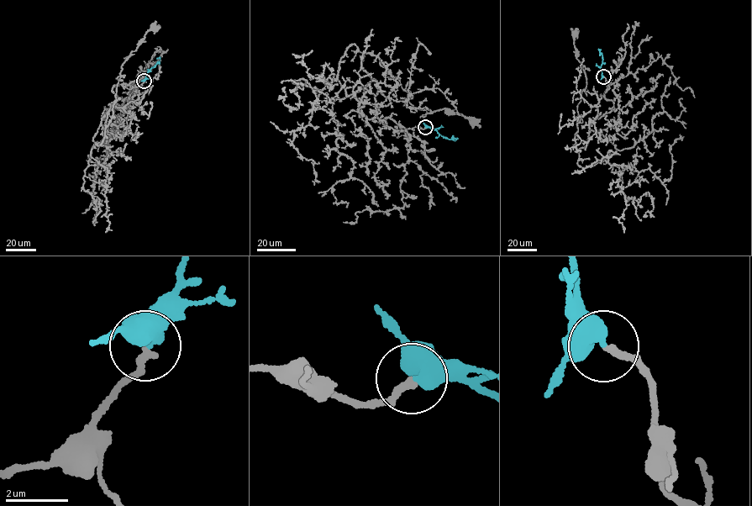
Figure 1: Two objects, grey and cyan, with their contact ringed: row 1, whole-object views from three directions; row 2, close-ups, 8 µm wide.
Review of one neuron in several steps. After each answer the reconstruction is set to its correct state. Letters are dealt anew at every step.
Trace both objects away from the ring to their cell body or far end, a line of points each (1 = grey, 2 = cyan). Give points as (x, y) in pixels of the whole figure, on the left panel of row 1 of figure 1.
1: (144, 81), (128, 89), (114, 86), (116, 103), (108, 104), (104, 124), (113, 116), (122, 65), (155, 27)
2: (144, 81), (148, 71), (160, 60), (157, 58)

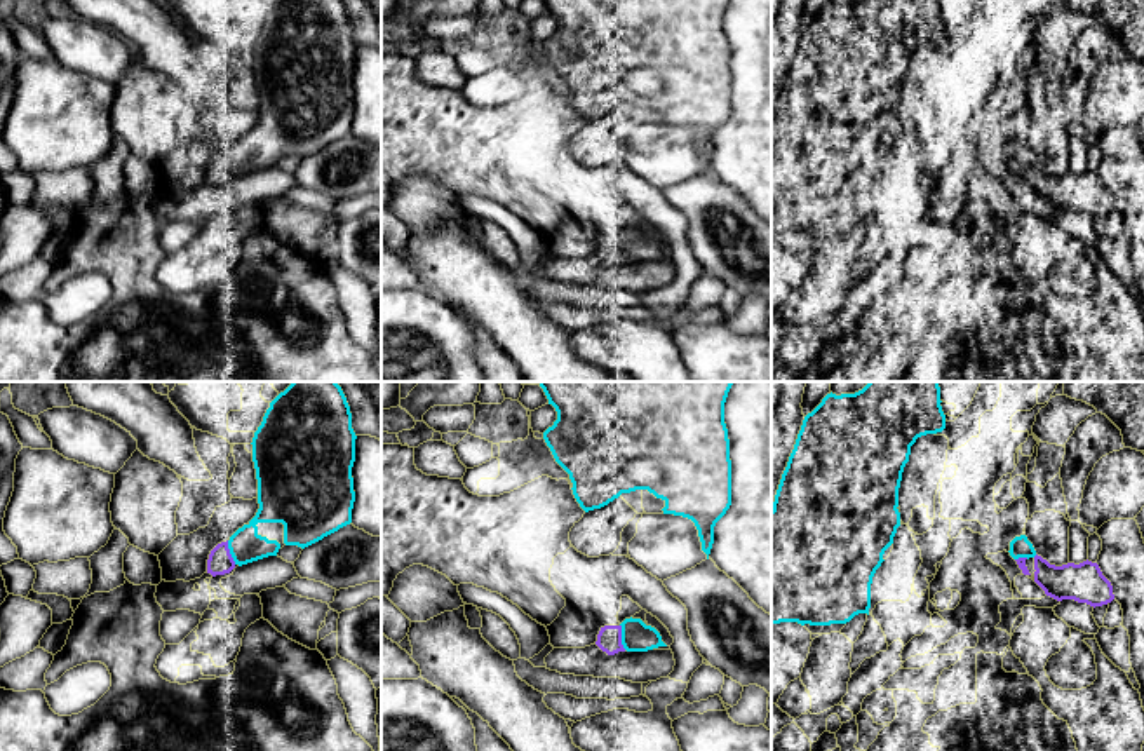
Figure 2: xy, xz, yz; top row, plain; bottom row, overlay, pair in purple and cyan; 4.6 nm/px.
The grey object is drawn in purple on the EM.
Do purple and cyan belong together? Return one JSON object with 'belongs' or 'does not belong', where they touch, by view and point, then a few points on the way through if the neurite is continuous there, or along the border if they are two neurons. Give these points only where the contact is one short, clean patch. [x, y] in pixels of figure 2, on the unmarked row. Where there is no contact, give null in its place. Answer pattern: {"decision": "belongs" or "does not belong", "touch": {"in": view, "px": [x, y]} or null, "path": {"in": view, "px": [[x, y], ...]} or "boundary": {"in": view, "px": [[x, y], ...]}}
{"decision": "belongs", "touch": {"in": "xz", "px": [620, 246]}}

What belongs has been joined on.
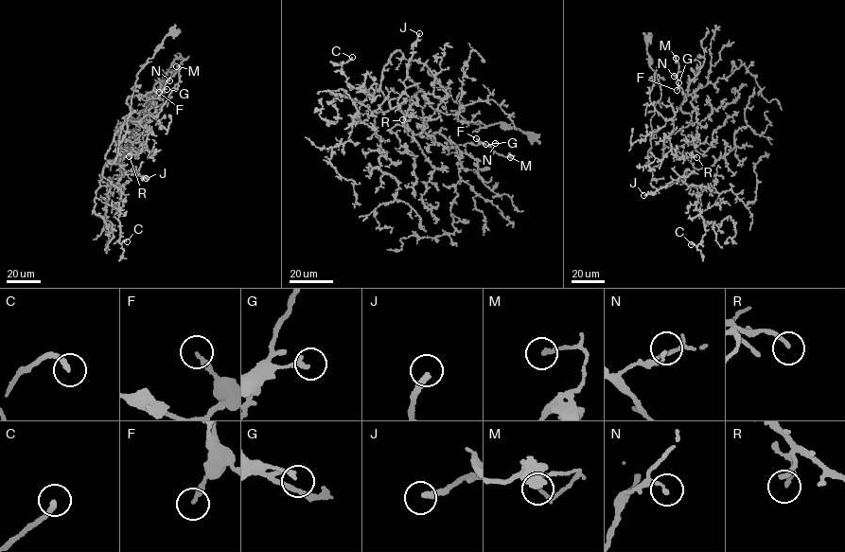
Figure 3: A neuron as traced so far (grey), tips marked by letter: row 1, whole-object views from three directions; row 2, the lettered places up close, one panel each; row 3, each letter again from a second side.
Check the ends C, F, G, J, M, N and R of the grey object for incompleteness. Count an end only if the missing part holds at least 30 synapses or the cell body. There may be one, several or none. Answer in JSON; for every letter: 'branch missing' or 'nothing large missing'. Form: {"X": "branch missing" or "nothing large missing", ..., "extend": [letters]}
{"C": "branch missing", "F": "nothing large missing", "G": "nothing large missing", "J": "branch missing", "M": "nothing large missing", "N": "nothing large missing", "R": "branch missing", "extend": ["C", "J", "R"]}

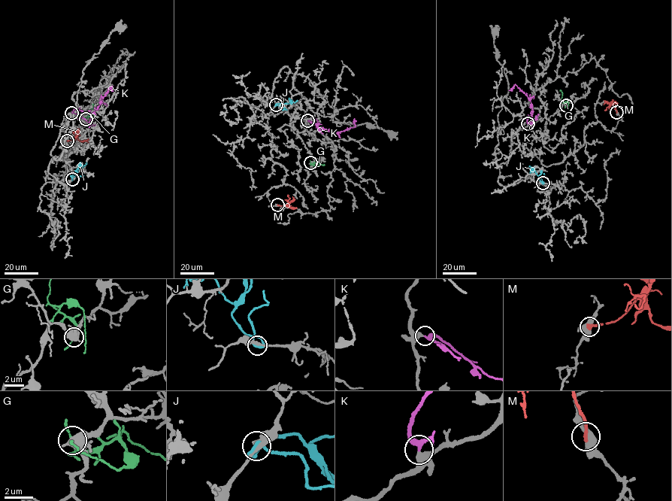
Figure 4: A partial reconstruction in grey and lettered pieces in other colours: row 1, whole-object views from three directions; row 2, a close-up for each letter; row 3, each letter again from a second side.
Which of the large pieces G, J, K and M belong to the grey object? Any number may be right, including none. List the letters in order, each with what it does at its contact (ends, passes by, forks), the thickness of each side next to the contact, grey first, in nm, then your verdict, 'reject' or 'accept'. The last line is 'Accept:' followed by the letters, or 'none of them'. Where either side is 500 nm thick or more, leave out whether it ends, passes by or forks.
G: it forks | 440/90 nm | reject
J: it passes by | 240/180 nm | reject
K: it passes by | 440/320 nm | accept
M: it ends | 440/240 nm | reject
Accept: K

